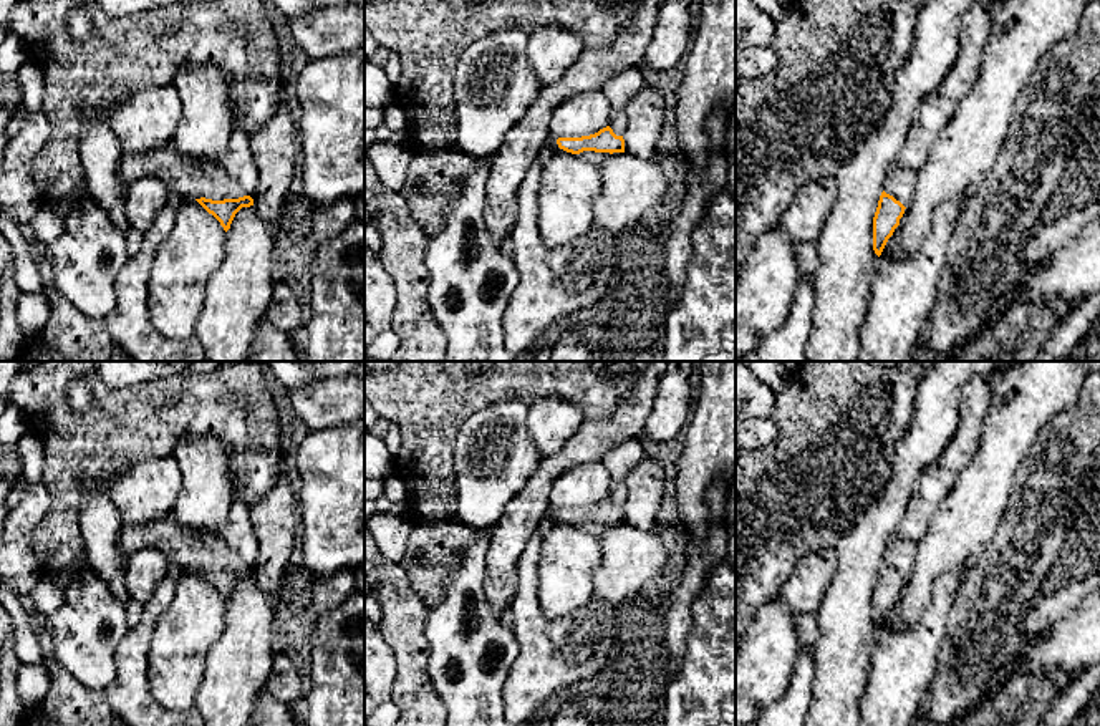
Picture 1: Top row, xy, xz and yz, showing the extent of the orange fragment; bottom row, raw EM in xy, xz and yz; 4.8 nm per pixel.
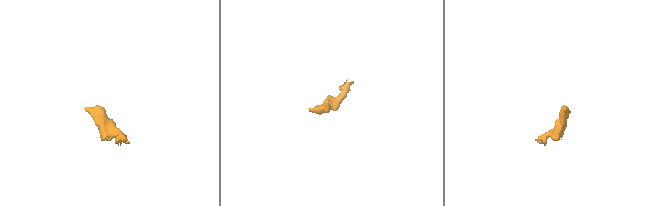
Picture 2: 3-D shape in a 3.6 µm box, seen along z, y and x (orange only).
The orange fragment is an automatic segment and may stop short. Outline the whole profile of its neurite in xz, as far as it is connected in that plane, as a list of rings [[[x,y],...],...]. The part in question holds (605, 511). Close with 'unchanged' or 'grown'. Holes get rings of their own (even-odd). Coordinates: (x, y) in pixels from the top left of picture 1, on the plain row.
[[[610,497],[581,509],[558,509],[553,522],[567,522],[580,530],[601,539],[613,524],[625,524],[623,507],[616,507]]]; grown

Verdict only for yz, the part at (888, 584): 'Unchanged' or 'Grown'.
Grown

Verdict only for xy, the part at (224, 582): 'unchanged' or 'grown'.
grown

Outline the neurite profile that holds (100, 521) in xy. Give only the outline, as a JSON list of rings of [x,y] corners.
[[[84,477],[81,481],[84,501],[80,514],[80,529],[84,537],[89,575],[99,578],[124,605],[131,600],[126,587],[128,554],[119,544],[124,525],[119,511],[108,494]]]

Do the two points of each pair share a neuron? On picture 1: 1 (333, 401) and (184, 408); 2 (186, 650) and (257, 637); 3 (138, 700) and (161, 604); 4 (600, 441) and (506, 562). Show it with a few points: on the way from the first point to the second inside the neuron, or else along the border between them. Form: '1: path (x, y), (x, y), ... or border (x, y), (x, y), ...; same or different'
1: border (284, 403), (287, 410); different
2: border (226, 609), (226, 625), (207, 653), (201, 683); different
3: path (136, 677), (136, 642), (146, 627); same
4: path (565, 459), (539, 484), (534, 499), (516, 527); same

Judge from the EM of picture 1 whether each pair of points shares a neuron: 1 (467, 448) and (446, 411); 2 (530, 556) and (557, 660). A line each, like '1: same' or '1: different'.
1: different
2: same

